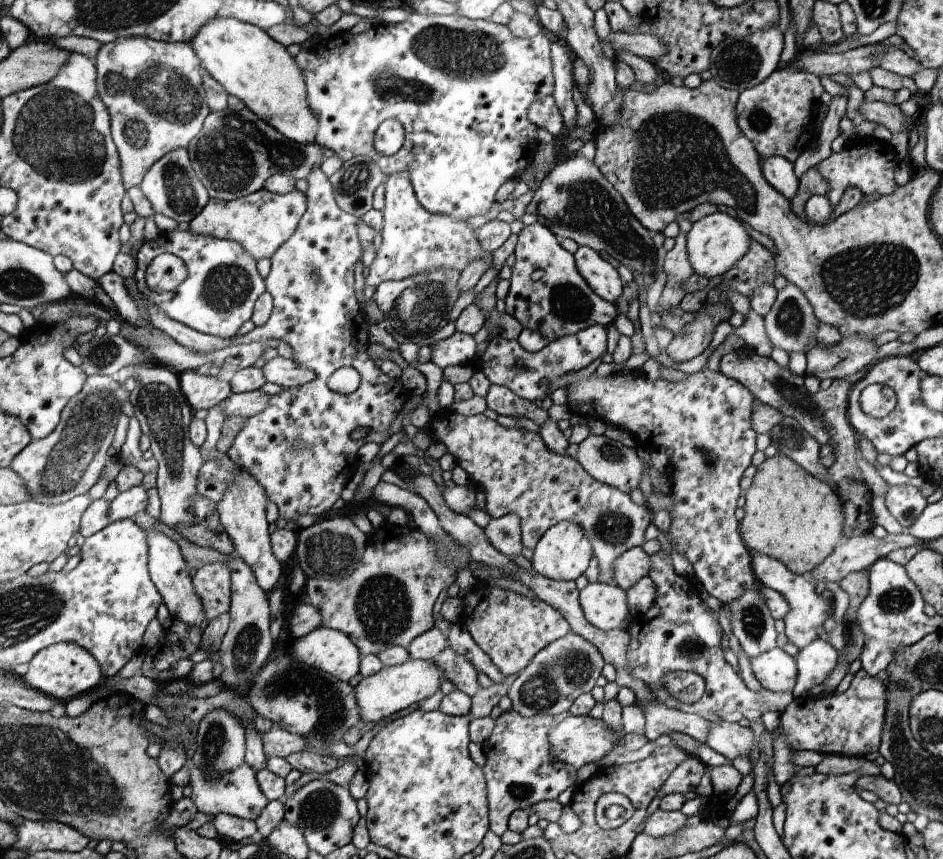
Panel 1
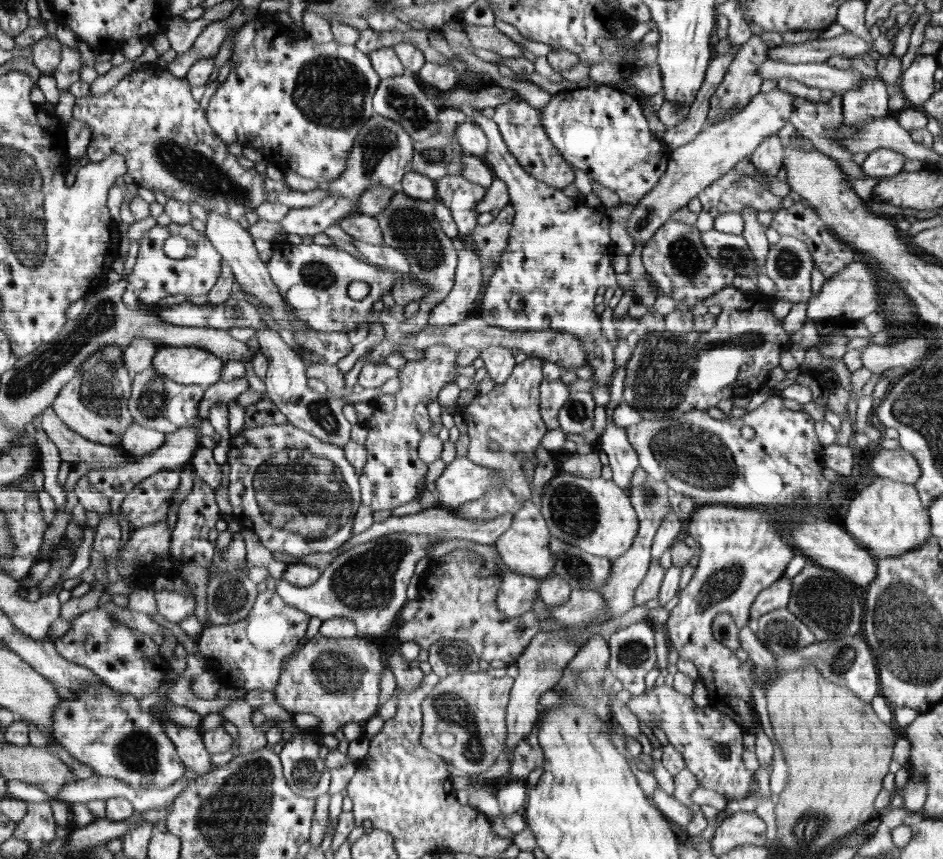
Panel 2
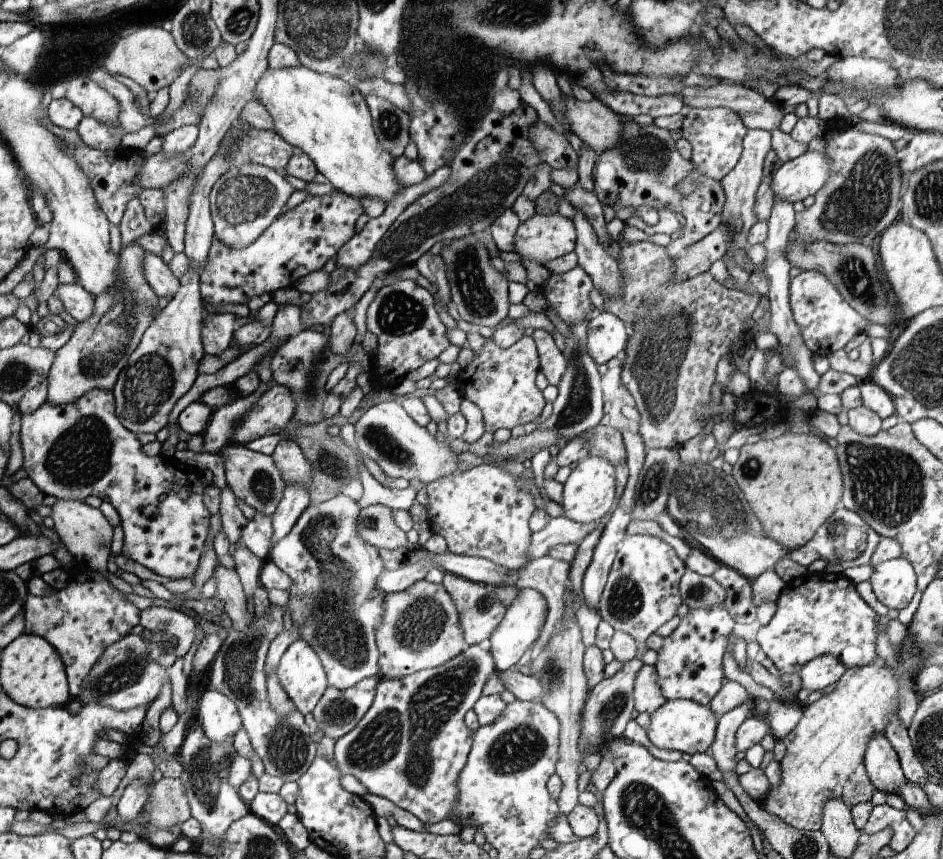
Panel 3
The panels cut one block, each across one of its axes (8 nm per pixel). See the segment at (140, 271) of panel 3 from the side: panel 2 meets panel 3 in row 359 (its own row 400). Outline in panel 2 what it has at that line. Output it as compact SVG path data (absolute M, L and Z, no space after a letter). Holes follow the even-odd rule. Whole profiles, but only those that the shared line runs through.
M110 346L96 352L83 364L79 374L63 386L63 390L55 398L52 408L56 416L74 432L84 436L86 440L109 447L116 447L131 424L136 424L128 400L132 390L132 375L128 372L124 361L124 348Z

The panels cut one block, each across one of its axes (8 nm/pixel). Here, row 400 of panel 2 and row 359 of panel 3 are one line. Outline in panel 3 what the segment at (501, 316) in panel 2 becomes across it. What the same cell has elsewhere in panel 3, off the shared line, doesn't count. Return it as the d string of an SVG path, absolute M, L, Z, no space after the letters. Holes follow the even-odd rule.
M602 311L587 324L588 348L597 364L608 362L626 350L630 329L615 314Z

